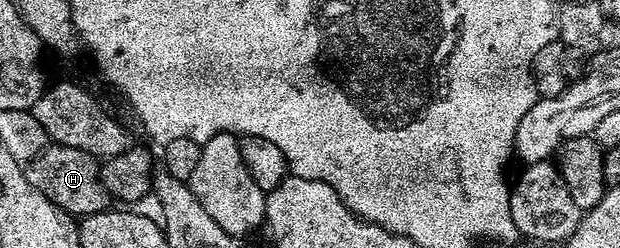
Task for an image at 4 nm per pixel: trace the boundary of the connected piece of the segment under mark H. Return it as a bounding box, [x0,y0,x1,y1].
[25,142,109,218]

